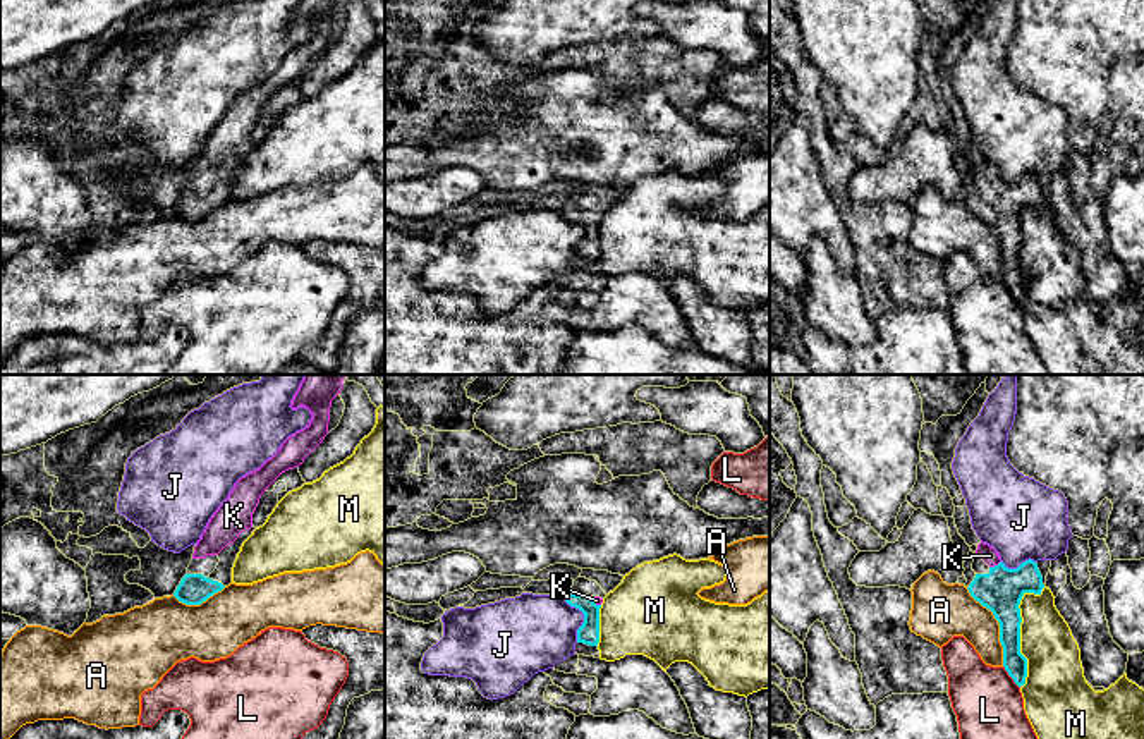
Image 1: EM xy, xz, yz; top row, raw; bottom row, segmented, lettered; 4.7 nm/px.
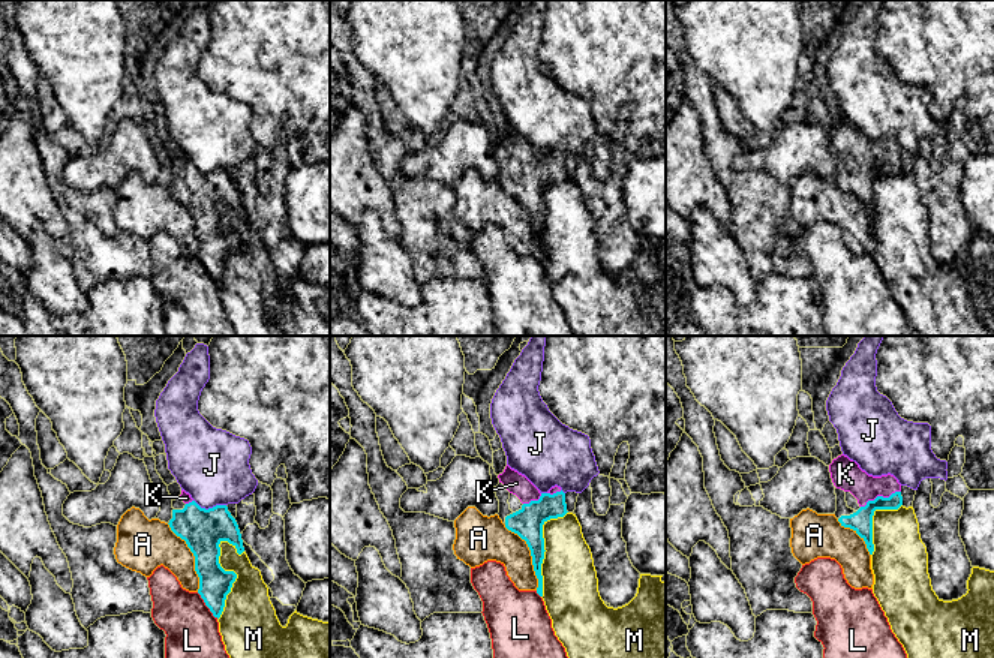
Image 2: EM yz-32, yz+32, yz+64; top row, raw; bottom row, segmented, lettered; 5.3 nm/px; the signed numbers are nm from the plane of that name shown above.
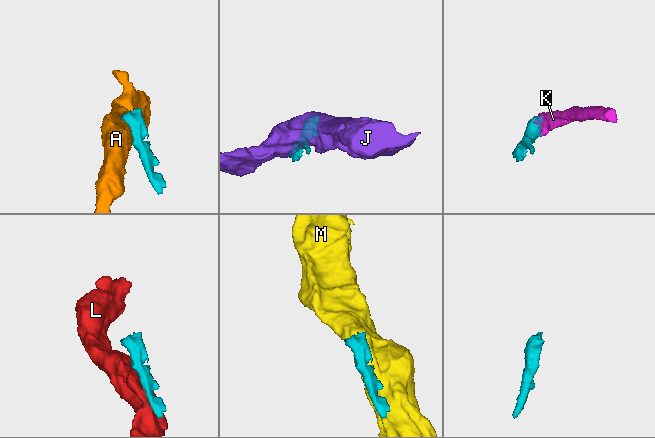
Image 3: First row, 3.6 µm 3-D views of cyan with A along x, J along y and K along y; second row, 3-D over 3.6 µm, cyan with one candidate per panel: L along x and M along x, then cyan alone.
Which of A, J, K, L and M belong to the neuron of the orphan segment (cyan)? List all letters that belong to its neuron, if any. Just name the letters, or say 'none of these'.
K

